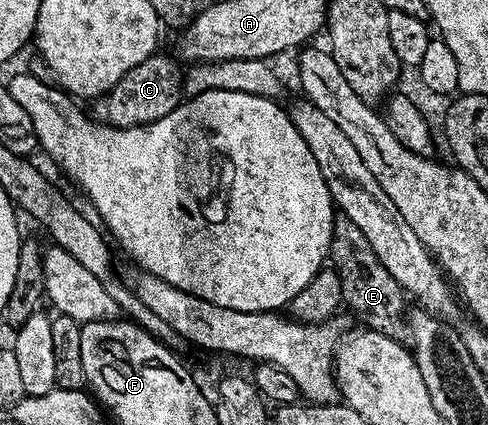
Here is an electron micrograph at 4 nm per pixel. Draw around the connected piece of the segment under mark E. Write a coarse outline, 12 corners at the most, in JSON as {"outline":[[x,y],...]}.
{"outline":[[350,218],[330,261],[361,326],[399,338],[406,294]]}

